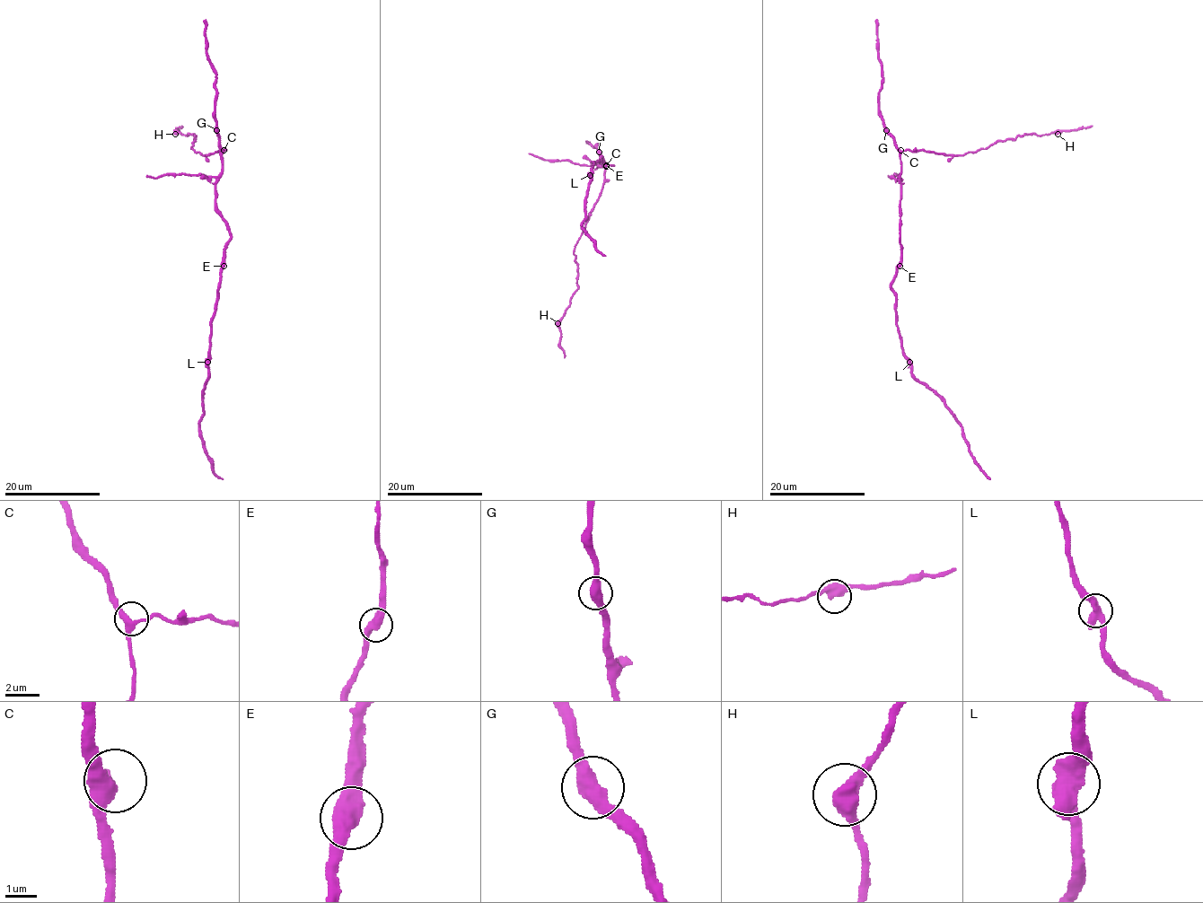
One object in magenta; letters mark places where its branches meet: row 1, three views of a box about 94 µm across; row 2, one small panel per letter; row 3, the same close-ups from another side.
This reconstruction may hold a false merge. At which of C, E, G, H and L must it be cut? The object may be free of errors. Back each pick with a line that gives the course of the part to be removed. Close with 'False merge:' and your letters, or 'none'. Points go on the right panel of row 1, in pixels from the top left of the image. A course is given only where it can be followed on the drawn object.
False merge: none

